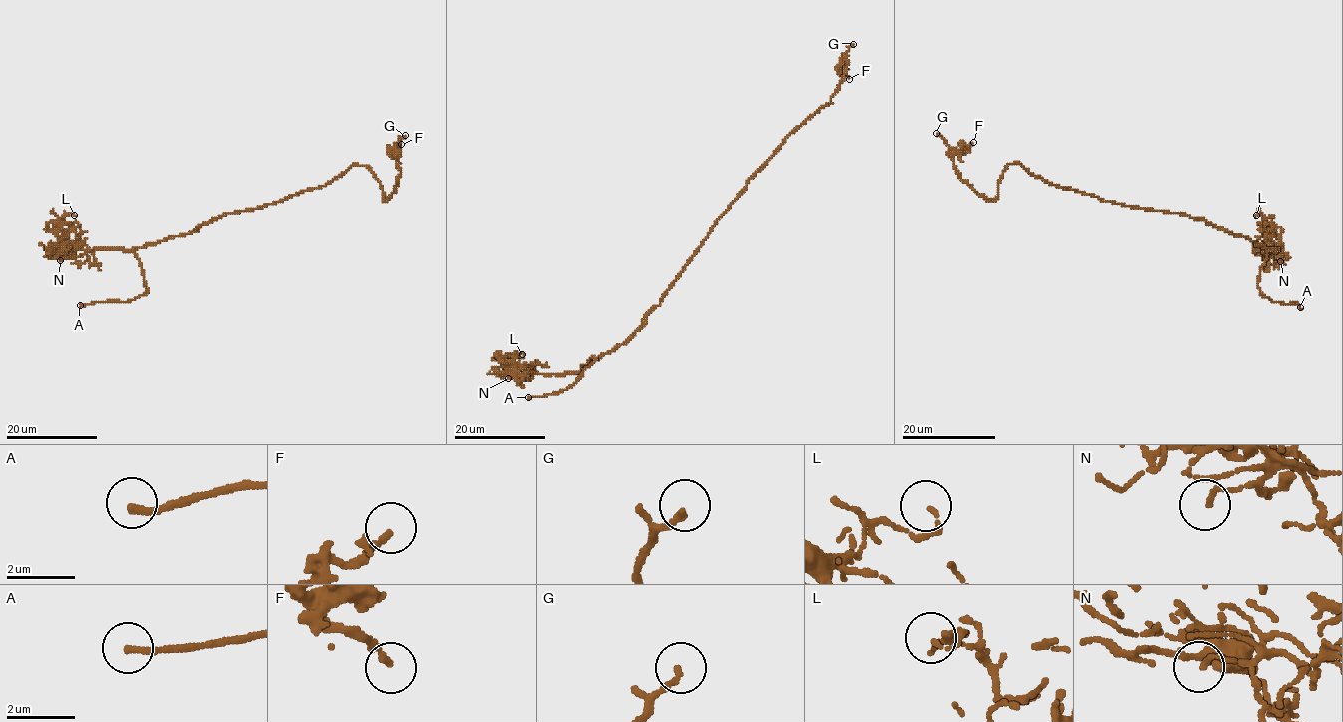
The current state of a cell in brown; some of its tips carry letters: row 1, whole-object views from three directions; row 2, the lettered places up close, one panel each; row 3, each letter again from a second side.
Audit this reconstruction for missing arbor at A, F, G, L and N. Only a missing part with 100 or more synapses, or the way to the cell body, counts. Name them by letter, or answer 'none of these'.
A

